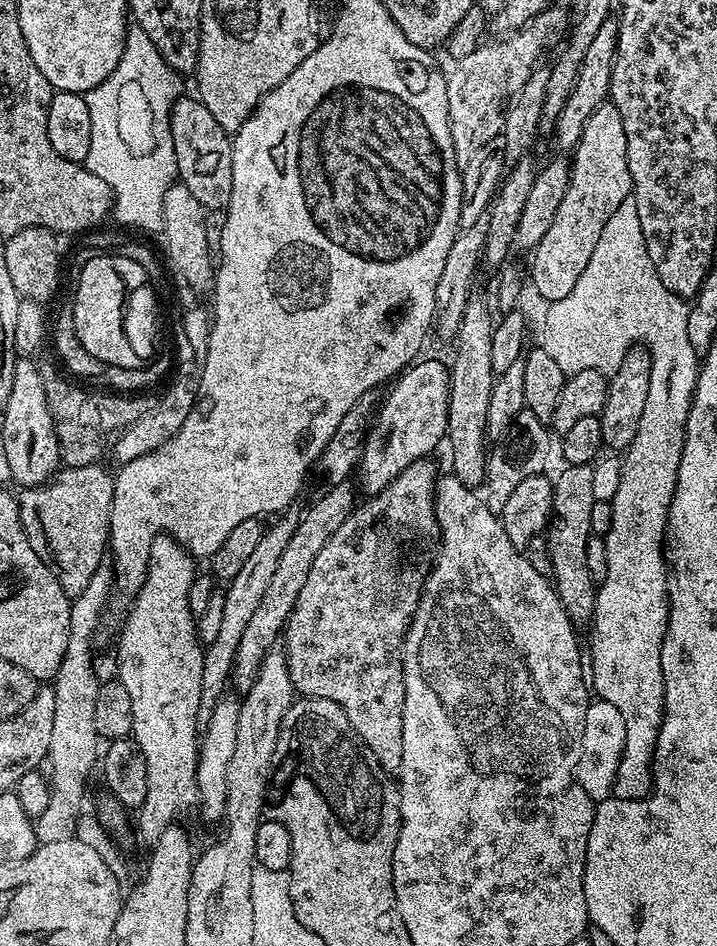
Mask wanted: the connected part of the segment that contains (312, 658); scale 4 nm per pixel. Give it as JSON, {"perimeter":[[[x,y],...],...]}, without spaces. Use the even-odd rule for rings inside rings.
{"perimeter":[[[425,458],[406,466],[406,470],[402,470],[390,482],[390,486],[382,489],[377,496],[368,496],[365,499],[365,504],[364,501],[357,503],[346,518],[346,522],[342,522],[342,526],[338,526],[338,530],[334,530],[330,542],[326,542],[326,546],[322,546],[322,550],[318,550],[318,558],[314,558],[314,566],[310,566],[310,574],[298,594],[298,602],[294,602],[294,610],[282,632],[282,651],[288,663],[293,689],[301,697],[329,700],[338,705],[346,714],[346,718],[350,718],[350,726],[354,726],[358,738],[362,738],[362,742],[366,742],[366,746],[370,746],[370,750],[374,750],[374,758],[378,758],[382,770],[386,770],[389,774],[399,773],[402,766],[402,710],[404,709],[402,649],[404,635],[408,633],[412,616],[420,605],[420,593],[424,590],[424,579],[432,570],[434,549],[437,547],[440,534],[440,527],[436,521],[438,471],[436,472],[435,466],[431,464],[432,462],[431,459]]]}

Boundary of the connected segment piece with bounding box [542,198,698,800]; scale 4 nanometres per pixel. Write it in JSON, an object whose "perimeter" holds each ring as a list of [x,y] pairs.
{"perimeter":[[[631,198],[624,200],[614,214],[610,214],[610,222],[602,226],[602,234],[598,237],[598,246],[594,246],[594,254],[590,262],[586,262],[586,270],[582,270],[582,278],[578,278],[574,290],[566,294],[566,298],[551,301],[547,305],[548,313],[544,316],[544,340],[542,347],[558,366],[562,366],[565,374],[578,372],[583,368],[593,368],[605,374],[612,371],[626,358],[631,348],[641,344],[647,348],[652,356],[650,362],[650,391],[646,393],[646,410],[642,410],[642,418],[638,422],[638,434],[634,442],[623,453],[621,466],[621,482],[618,484],[617,493],[610,501],[612,506],[612,521],[609,532],[603,536],[606,546],[607,575],[606,580],[598,584],[596,589],[596,605],[592,615],[590,631],[592,631],[592,668],[590,664],[590,684],[595,695],[601,700],[618,706],[619,713],[626,720],[626,744],[621,756],[621,764],[617,770],[617,780],[613,784],[612,796],[617,800],[642,800],[652,790],[652,755],[656,749],[656,739],[660,724],[664,720],[664,683],[662,682],[662,642],[668,629],[668,566],[666,563],[666,533],[668,530],[668,511],[674,498],[674,490],[678,482],[678,466],[682,462],[682,446],[684,445],[684,427],[688,421],[688,411],[692,405],[692,391],[696,389],[696,373],[698,371],[698,353],[694,346],[690,346],[690,337],[686,335],[686,318],[688,317],[688,304],[681,298],[675,296],[666,286],[662,286],[662,278],[654,270],[654,262],[650,262],[650,254],[646,254],[646,238],[642,234],[642,222],[638,222],[638,206]]]}

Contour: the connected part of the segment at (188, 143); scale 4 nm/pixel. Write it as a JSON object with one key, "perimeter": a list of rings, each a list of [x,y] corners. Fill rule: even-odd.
{"perimeter":[[[184,94],[172,104],[170,134],[174,138],[174,158],[179,183],[184,184],[186,190],[194,194],[194,198],[198,198],[205,210],[227,209],[230,194],[234,190],[232,142],[229,133],[224,132],[222,126],[218,126],[214,114],[206,110],[199,98]]]}

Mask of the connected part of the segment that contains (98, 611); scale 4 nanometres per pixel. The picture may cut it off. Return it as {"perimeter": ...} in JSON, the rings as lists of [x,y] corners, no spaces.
{"perimeter":[[[101,566],[97,569],[96,573],[92,578],[90,578],[90,584],[86,586],[86,590],[81,596],[75,597],[72,613],[70,614],[70,638],[68,639],[68,649],[66,650],[66,654],[62,658],[62,666],[58,670],[58,674],[56,675],[56,679],[54,681],[54,730],[50,734],[50,750],[48,751],[46,757],[47,767],[52,767],[52,772],[50,771],[50,783],[52,786],[52,793],[50,794],[50,806],[46,806],[45,812],[42,813],[41,816],[35,817],[34,823],[36,826],[36,842],[37,845],[41,844],[49,844],[50,842],[66,842],[67,840],[75,840],[77,839],[78,832],[76,832],[76,827],[80,824],[80,807],[84,804],[84,783],[88,780],[88,775],[92,772],[92,767],[97,767],[98,764],[98,749],[102,744],[102,737],[99,732],[96,730],[96,723],[94,722],[94,702],[98,698],[98,690],[100,689],[100,684],[98,683],[98,679],[96,680],[96,672],[92,669],[92,635],[96,632],[96,627],[100,624],[100,619],[104,616],[104,607],[108,604],[108,595],[113,595],[114,592],[114,573],[111,567]]]}

